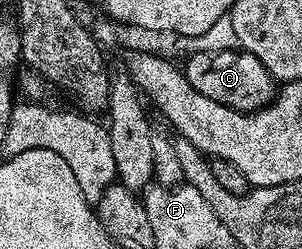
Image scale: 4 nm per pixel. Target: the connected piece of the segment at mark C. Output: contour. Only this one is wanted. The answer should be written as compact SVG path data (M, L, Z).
M240 49L212 52L201 50L198 54L188 55L184 60L183 69L191 88L195 88L195 92L203 92L203 96L210 100L215 100L215 104L223 104L232 110L261 110L273 101L279 89L271 72L263 68L261 61Z

